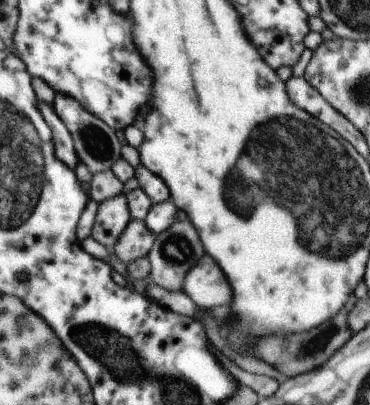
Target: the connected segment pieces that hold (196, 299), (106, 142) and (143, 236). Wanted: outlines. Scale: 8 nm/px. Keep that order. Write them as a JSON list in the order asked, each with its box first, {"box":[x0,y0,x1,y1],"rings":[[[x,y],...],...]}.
[{"box":[180,255,231,311],"rings":[[[207,255],[201,256],[197,264],[185,272],[180,294],[207,311],[231,301],[231,287],[227,284],[226,276]]]},{"box":[52,92,120,175],"rings":[[[59,92],[54,93],[52,108],[71,136],[77,159],[87,166],[91,175],[97,174],[101,170],[110,170],[111,164],[120,158],[120,144],[115,137],[115,131],[89,114],[87,110],[83,110],[83,106],[77,100],[63,96]]]},{"box":[112,219,156,264],"rings":[[[132,219],[126,225],[112,249],[112,253],[122,263],[127,264],[131,260],[137,260],[147,256],[156,242],[156,236],[146,228],[146,224],[138,219]]]}]

